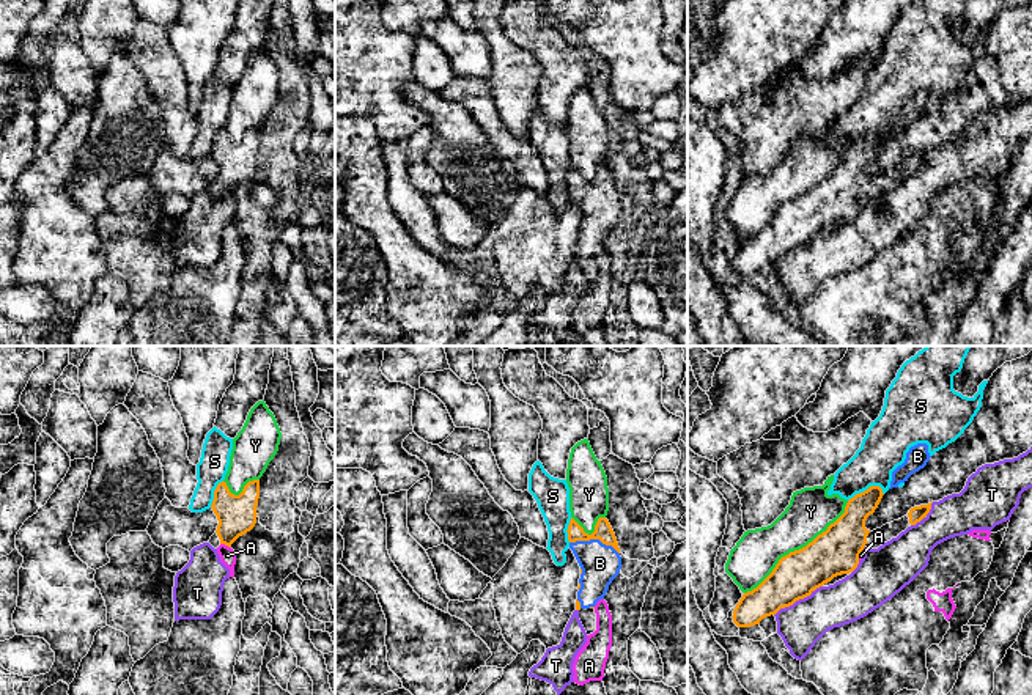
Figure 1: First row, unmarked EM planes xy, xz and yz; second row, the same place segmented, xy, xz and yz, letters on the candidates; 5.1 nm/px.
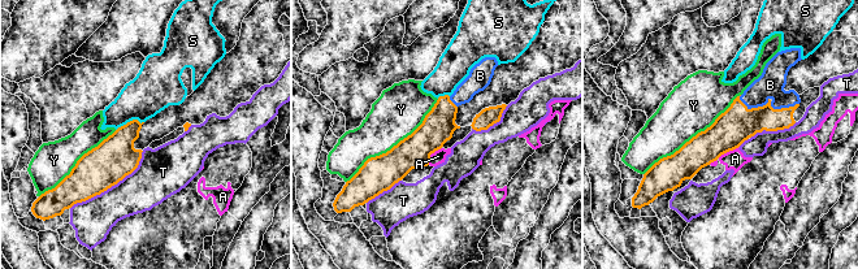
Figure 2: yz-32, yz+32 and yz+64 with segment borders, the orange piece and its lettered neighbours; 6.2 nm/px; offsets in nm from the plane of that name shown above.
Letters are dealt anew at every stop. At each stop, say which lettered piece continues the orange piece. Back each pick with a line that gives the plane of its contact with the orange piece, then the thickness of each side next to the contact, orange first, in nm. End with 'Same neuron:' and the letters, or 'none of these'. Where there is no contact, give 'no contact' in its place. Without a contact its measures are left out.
B: meets orange in xz; 90 nm thick on the orange side, 200 nm on the other
Same neuron: B

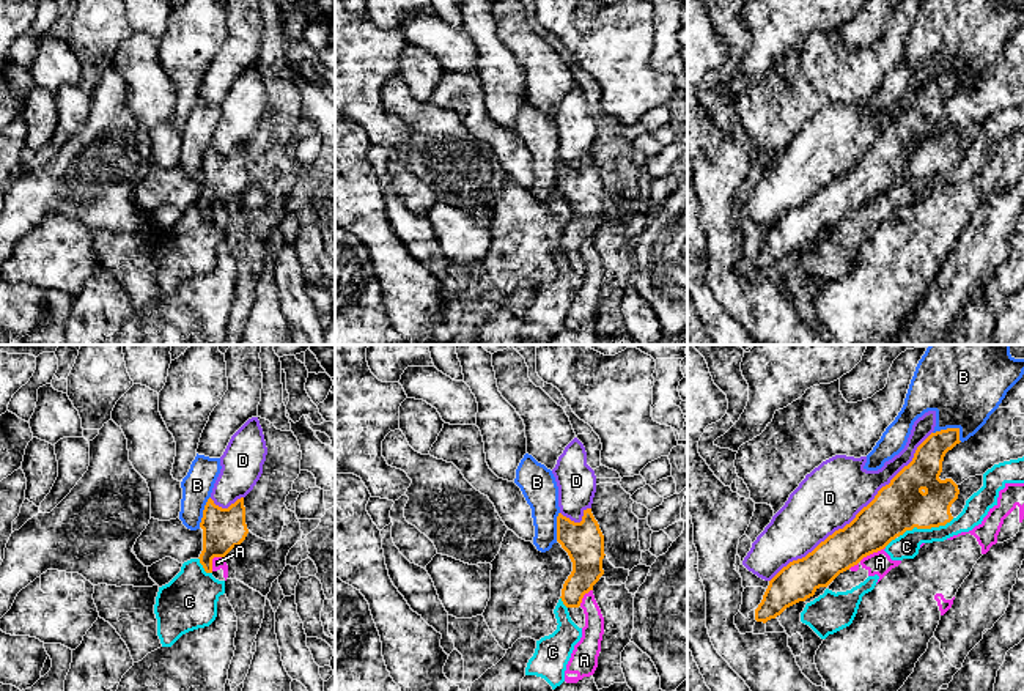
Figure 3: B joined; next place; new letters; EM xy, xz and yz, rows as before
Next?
Same neuron: none of these

